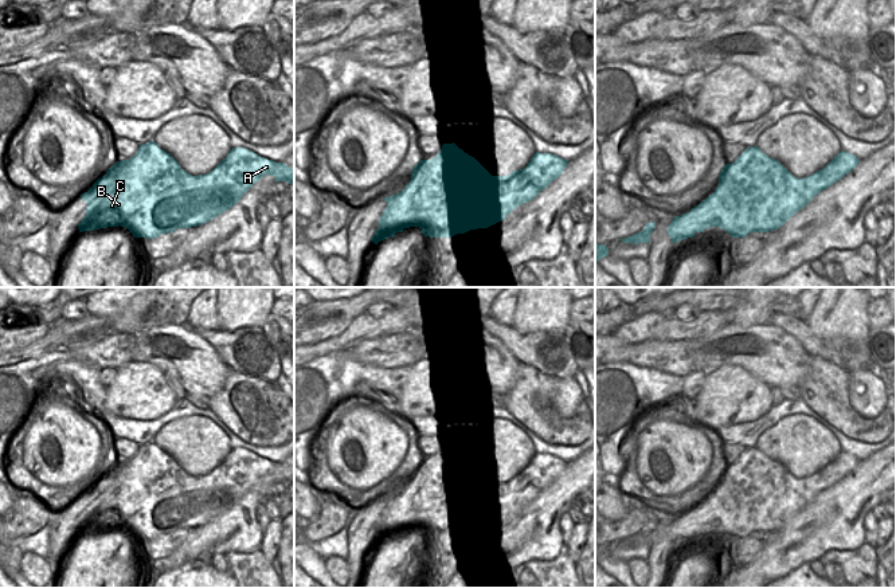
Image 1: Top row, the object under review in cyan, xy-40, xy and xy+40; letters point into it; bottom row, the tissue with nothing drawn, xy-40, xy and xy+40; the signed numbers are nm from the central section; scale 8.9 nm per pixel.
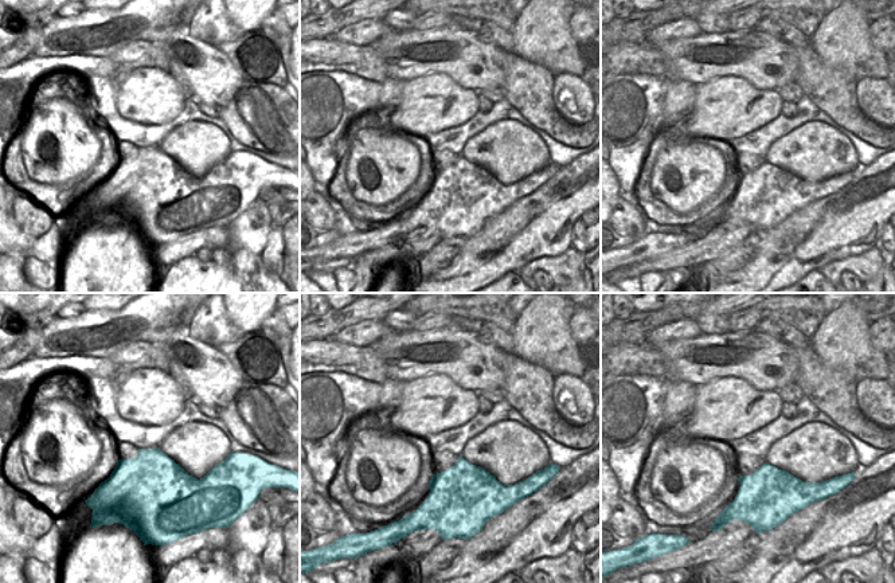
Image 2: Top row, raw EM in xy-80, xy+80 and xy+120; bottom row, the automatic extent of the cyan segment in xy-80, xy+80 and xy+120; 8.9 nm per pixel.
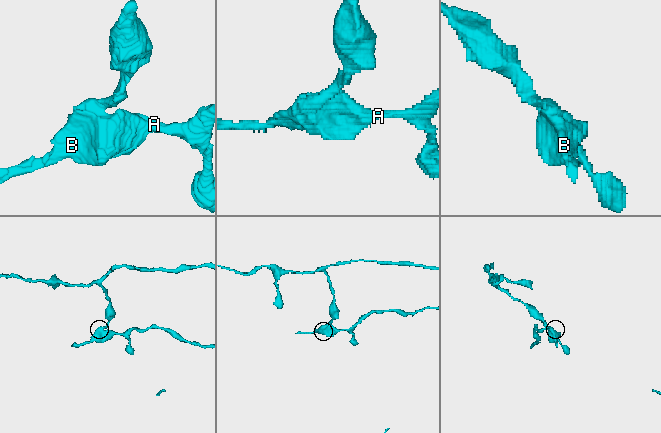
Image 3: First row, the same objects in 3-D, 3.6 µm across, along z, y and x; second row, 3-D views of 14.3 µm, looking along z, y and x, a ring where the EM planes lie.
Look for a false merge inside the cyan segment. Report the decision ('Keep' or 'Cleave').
Cleave

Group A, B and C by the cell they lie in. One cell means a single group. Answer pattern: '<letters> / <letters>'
A B / C

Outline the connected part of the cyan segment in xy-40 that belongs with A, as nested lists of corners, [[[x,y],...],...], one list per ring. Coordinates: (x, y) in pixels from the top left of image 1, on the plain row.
[[[232,448],[226,459],[207,475],[192,477],[184,473],[175,482],[167,479],[154,497],[140,501],[140,510],[129,497],[120,499],[114,494],[116,506],[109,511],[94,510],[86,514],[78,525],[79,533],[107,528],[125,528],[134,538],[153,540],[179,529],[191,529],[204,525],[235,506],[242,497],[265,475],[275,478],[275,482],[294,485],[294,471],[283,463],[275,463],[255,455],[246,448]]]

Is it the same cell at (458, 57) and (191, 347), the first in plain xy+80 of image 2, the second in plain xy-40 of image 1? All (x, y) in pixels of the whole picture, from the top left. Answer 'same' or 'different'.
same

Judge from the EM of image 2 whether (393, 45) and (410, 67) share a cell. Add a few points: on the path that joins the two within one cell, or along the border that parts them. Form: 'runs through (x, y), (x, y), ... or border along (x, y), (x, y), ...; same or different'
runs through (422, 42), (456, 45), (456, 54), (440, 62); same

